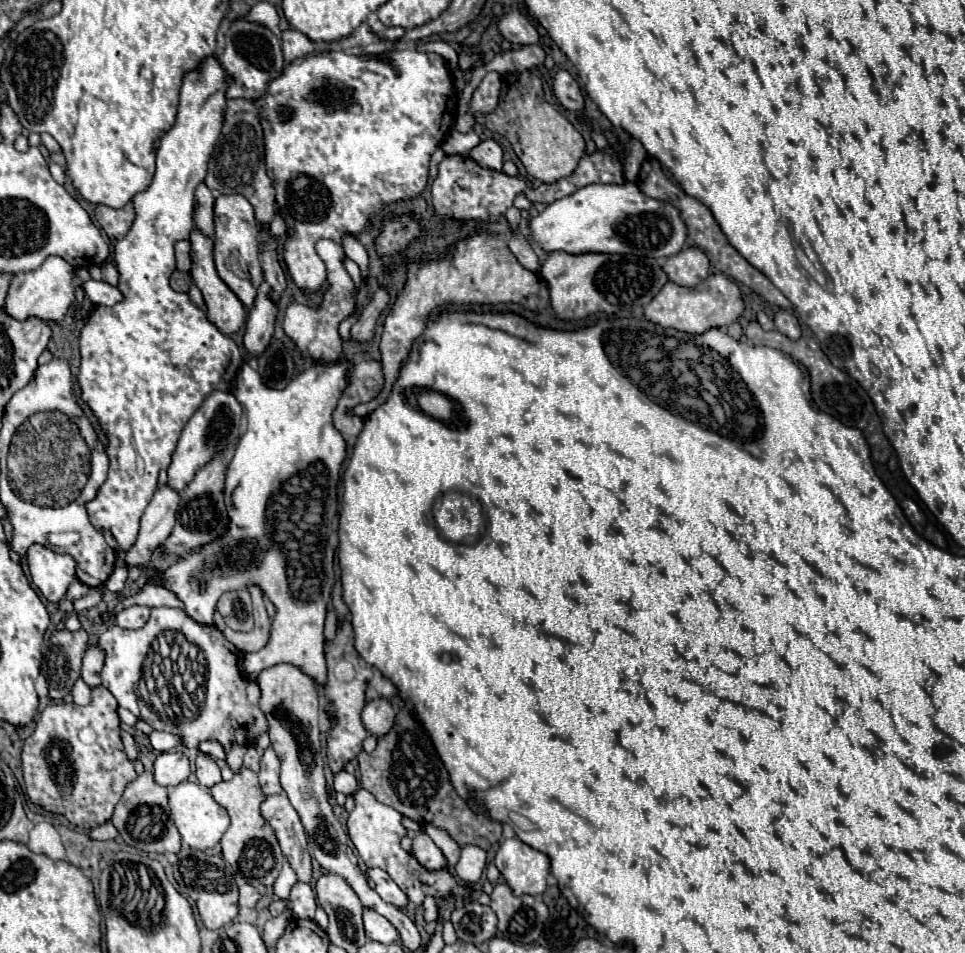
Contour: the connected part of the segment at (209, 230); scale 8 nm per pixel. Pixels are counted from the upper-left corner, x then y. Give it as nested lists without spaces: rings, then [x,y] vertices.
[[[202,182],[196,188],[196,208],[194,208],[194,226],[204,236],[214,234],[214,196]]]

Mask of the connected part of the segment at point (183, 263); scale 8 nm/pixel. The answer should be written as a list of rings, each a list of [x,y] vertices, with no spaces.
[[[180,240],[176,246],[176,268],[180,272],[188,272],[192,262],[190,262],[190,242],[188,240]]]

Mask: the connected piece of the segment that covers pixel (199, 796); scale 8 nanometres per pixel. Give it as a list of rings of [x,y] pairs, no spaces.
[[[184,780],[178,786],[170,788],[170,812],[172,812],[172,820],[178,828],[184,844],[188,844],[190,848],[196,848],[196,850],[221,854],[220,838],[224,836],[230,818],[228,818],[226,810],[214,802],[214,798],[210,796],[210,792],[206,788],[202,788],[196,782],[190,782],[190,780]]]

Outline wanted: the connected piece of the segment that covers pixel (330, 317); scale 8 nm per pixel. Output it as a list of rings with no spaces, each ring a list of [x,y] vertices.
[[[318,240],[316,242],[318,256],[322,258],[322,262],[326,264],[326,270],[328,270],[328,276],[326,276],[328,288],[324,290],[322,304],[318,308],[310,308],[310,306],[292,302],[286,308],[284,322],[282,322],[286,336],[296,344],[300,354],[304,358],[312,358],[318,364],[336,364],[338,360],[344,357],[341,339],[338,336],[338,324],[342,320],[346,320],[356,308],[356,294],[358,292],[354,290],[354,282],[352,282],[352,278],[348,276],[348,272],[344,270],[343,264],[341,264],[341,247],[341,244],[334,242],[334,240]]]

